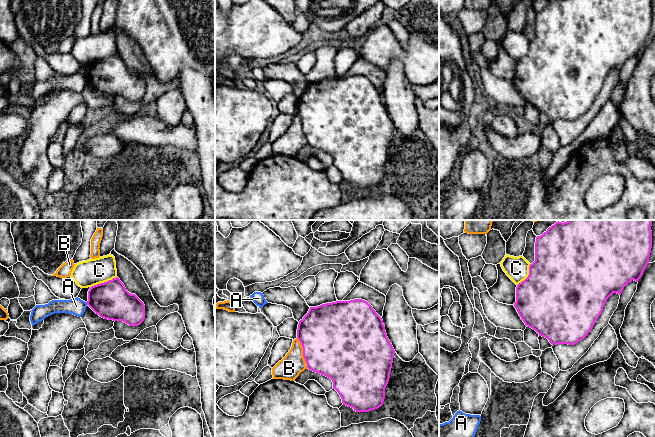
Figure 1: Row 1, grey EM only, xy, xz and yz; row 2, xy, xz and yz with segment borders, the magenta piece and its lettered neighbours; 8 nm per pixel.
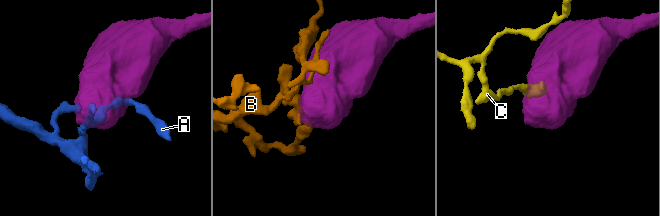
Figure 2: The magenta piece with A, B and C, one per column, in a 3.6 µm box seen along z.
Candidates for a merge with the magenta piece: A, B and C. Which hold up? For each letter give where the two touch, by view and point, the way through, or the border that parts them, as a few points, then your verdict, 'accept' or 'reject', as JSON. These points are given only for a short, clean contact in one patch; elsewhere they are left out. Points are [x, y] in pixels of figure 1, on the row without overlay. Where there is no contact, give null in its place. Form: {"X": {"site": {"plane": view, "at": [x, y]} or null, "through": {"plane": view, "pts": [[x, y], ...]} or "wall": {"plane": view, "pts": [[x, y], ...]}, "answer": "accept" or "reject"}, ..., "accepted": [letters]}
{"A": {"site": {"plane": "xy", "at": [86, 78]}, "wall": {"plane": "xy", "pts": [[85, 78], [87, 80]]}, "answer": "reject"}, "B": {"site": {"plane": "xz", "at": [303, 129]}, "answer": "reject"}, "C": {"site": {"plane": "xy", "at": [104, 58]}, "wall": {"plane": "xy", "pts": [[116, 52], [90, 63]]}, "answer": "reject"}, "accepted": []}

